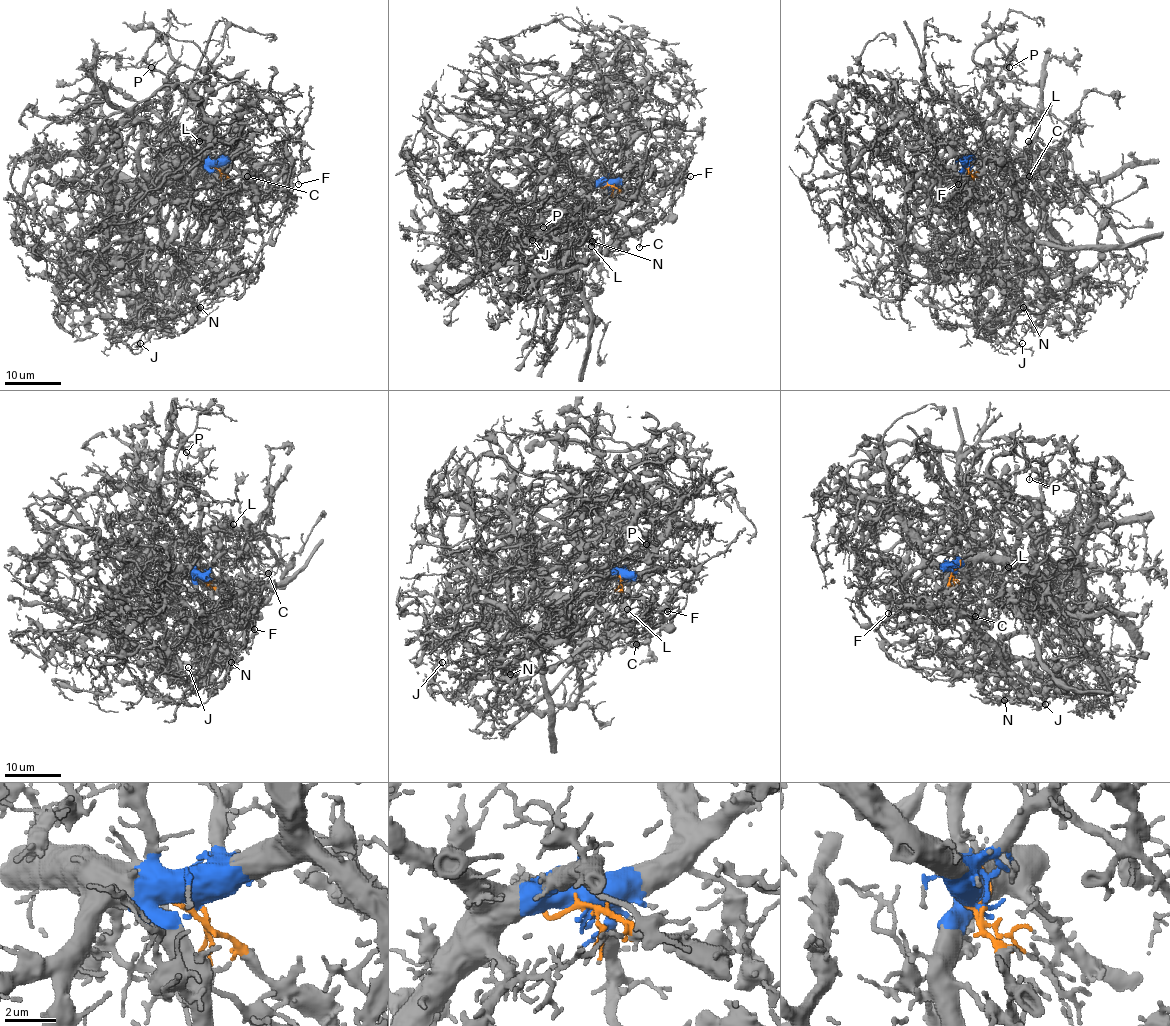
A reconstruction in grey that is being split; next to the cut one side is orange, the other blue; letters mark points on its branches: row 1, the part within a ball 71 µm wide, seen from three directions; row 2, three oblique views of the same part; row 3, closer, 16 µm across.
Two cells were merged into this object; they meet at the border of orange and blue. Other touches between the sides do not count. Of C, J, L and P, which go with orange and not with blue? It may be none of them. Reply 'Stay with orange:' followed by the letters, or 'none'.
Stay with orange: C

